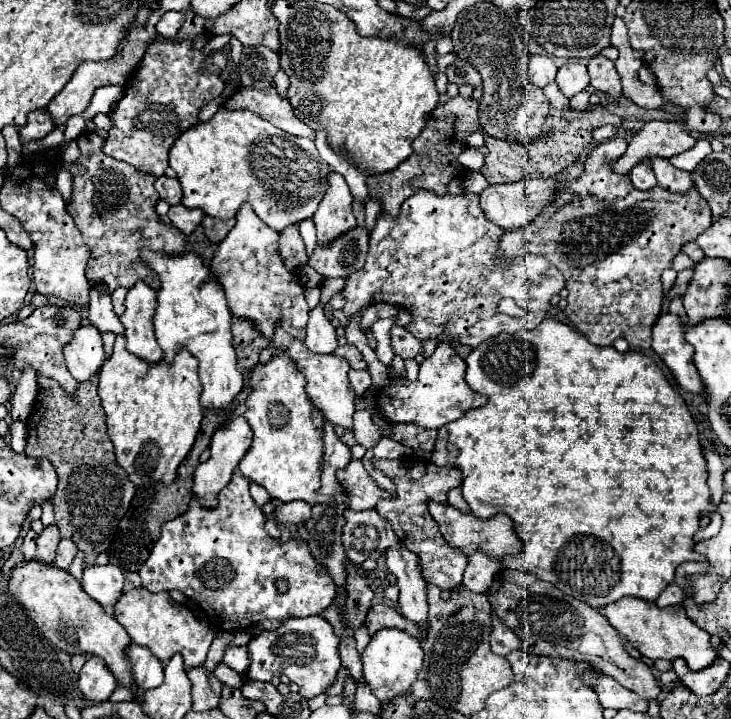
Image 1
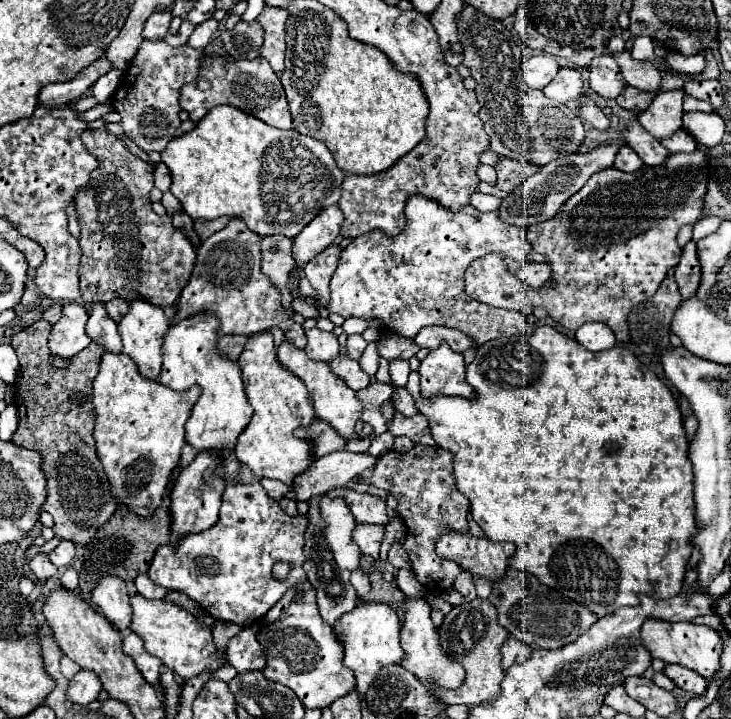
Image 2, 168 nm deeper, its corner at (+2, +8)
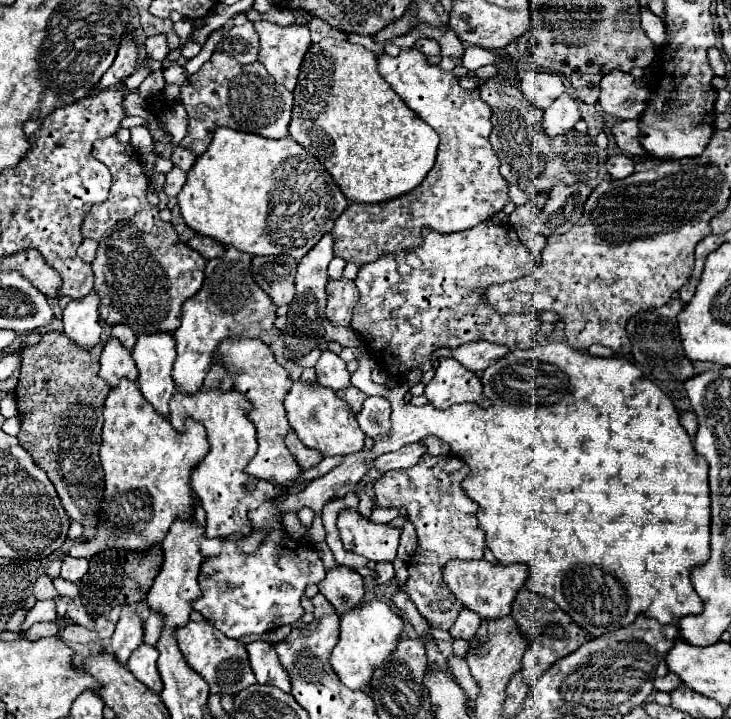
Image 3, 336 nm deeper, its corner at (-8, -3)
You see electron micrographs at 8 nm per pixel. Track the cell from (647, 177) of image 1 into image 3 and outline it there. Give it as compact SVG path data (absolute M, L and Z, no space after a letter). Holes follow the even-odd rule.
M617 154L617 156L609 156L605 166L607 166L607 172L611 174L611 178L625 178L633 172L635 162L623 154Z

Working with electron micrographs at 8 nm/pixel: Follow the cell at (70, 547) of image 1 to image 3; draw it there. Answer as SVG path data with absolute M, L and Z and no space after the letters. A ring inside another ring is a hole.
M65 556L63 558L63 566L61 566L61 578L63 580L71 580L71 582L79 582L85 576L87 568L89 568L89 562L85 558Z

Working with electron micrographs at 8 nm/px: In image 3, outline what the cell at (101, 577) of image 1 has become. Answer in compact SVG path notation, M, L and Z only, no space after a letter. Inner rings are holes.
M123 606L115 634L111 638L111 652L125 666L131 652L143 644L143 622L133 606Z

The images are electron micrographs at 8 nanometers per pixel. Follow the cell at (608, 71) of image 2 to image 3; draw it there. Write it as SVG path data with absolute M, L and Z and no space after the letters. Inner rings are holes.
M609 72L601 80L599 104L607 114L615 118L637 120L645 110L647 96L649 96L647 86L635 80L631 74Z

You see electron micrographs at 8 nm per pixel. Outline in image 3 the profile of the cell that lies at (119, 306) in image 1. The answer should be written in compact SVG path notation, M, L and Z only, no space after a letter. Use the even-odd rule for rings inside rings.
M117 324L117 326L113 326L113 332L111 332L129 352L133 350L133 346L135 346L135 334L133 334L133 330L129 328L129 326L125 326L125 324Z

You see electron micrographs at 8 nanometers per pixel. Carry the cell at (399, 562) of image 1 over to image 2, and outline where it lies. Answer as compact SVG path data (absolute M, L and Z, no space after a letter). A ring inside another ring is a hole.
M405 597L403 599L403 613L405 613L405 619L403 619L403 629L401 629L401 647L407 653L407 657L403 661L403 667L407 671L411 671L419 681L433 681L433 683L437 683L439 687L445 687L445 689L459 687L463 677L465 677L465 671L459 663L449 661L445 657L445 653L441 651L435 625L429 617L431 605L425 599Z

